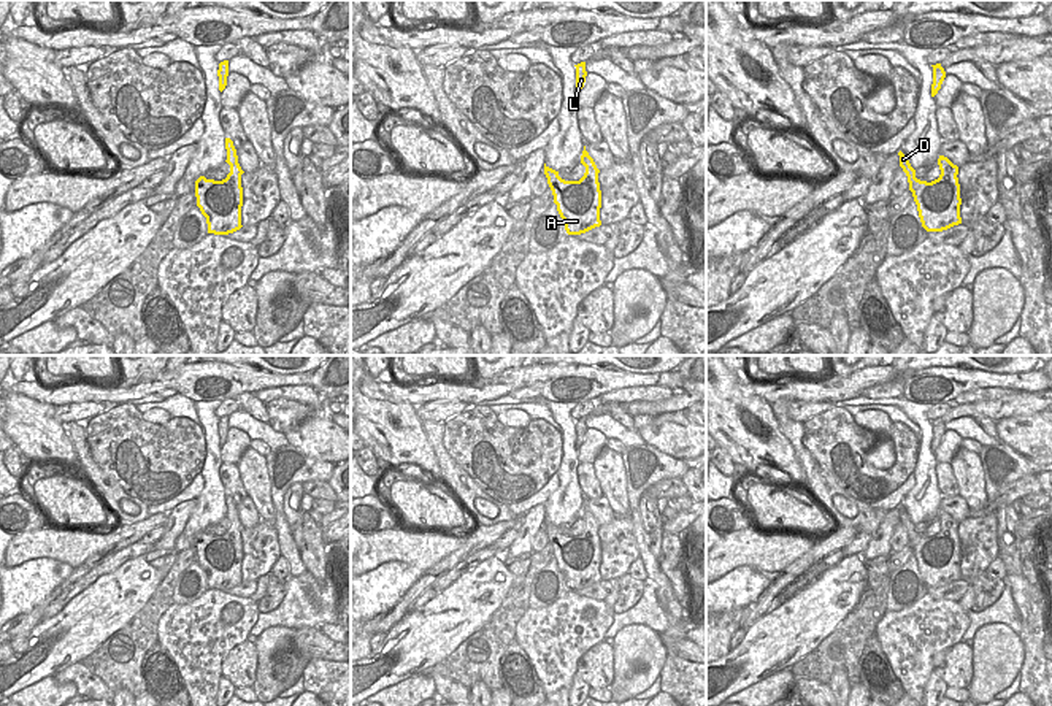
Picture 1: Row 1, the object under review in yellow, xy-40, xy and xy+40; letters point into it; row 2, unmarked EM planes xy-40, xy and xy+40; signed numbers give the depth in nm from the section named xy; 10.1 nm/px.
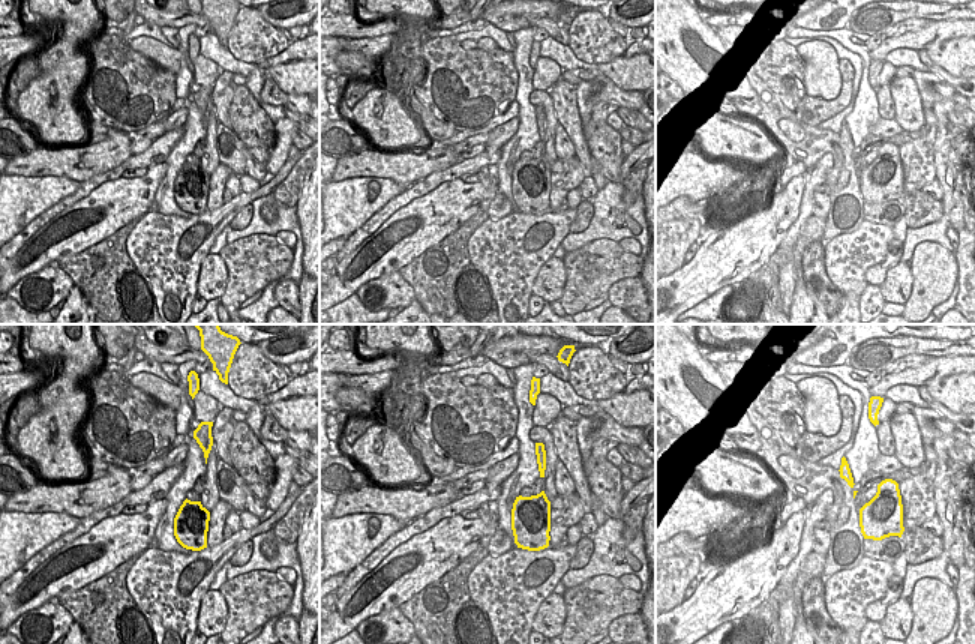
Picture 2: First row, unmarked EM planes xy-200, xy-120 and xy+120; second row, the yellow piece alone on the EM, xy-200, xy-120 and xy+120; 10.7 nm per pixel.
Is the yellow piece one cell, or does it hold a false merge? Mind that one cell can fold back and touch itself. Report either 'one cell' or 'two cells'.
one cell

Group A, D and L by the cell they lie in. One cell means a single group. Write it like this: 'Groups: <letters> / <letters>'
Groups: A D L

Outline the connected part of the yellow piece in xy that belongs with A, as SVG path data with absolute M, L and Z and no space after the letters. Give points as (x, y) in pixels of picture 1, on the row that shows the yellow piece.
M586 146L581 163L586 167L586 173L579 181L565 181L559 176L559 171L544 163L544 175L552 190L554 203L568 235L581 235L601 225L600 170L586 151Z

